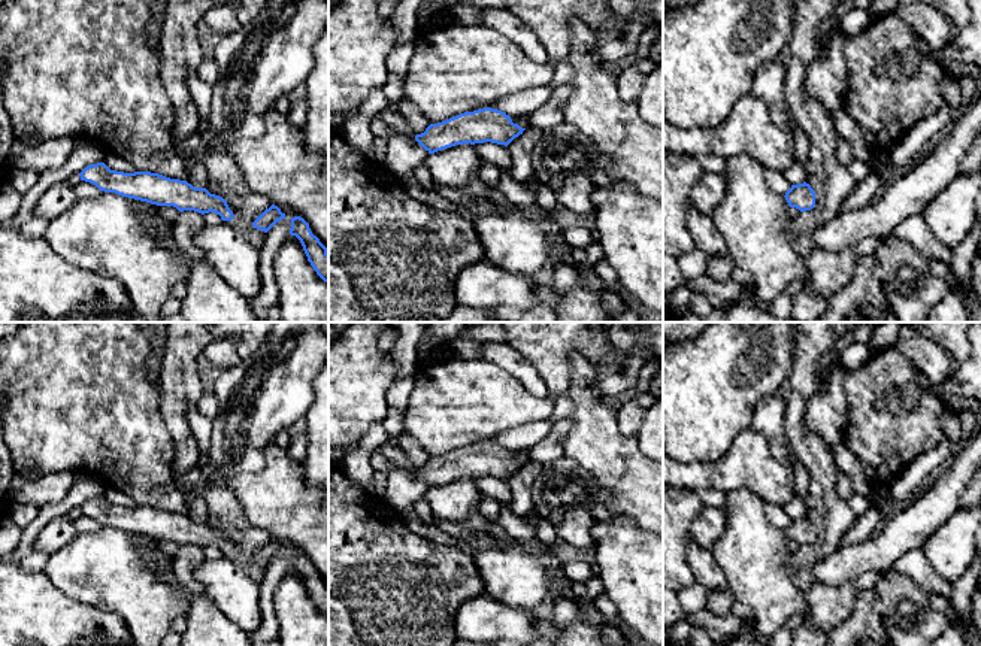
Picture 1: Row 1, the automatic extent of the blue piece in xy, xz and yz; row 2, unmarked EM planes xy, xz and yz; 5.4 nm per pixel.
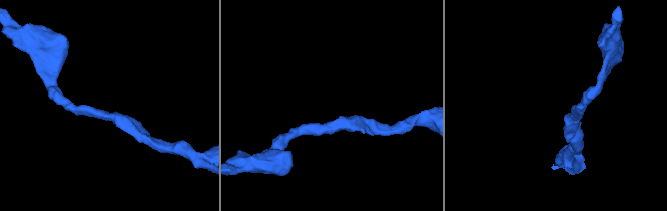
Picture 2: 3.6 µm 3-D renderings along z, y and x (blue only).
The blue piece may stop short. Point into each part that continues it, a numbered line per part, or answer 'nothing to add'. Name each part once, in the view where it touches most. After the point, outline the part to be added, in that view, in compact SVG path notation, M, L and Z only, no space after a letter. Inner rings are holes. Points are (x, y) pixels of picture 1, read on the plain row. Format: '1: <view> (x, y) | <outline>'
nothing to add

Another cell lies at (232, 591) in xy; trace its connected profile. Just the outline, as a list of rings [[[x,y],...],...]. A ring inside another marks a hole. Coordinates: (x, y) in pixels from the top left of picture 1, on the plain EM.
[[[228,558],[205,559],[194,579],[206,588],[215,607],[234,625],[252,634],[261,624],[258,606],[260,582],[252,580]]]

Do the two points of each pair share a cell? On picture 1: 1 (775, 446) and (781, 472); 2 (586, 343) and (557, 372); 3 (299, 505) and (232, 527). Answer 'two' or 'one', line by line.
1: two
2: one
3: two

